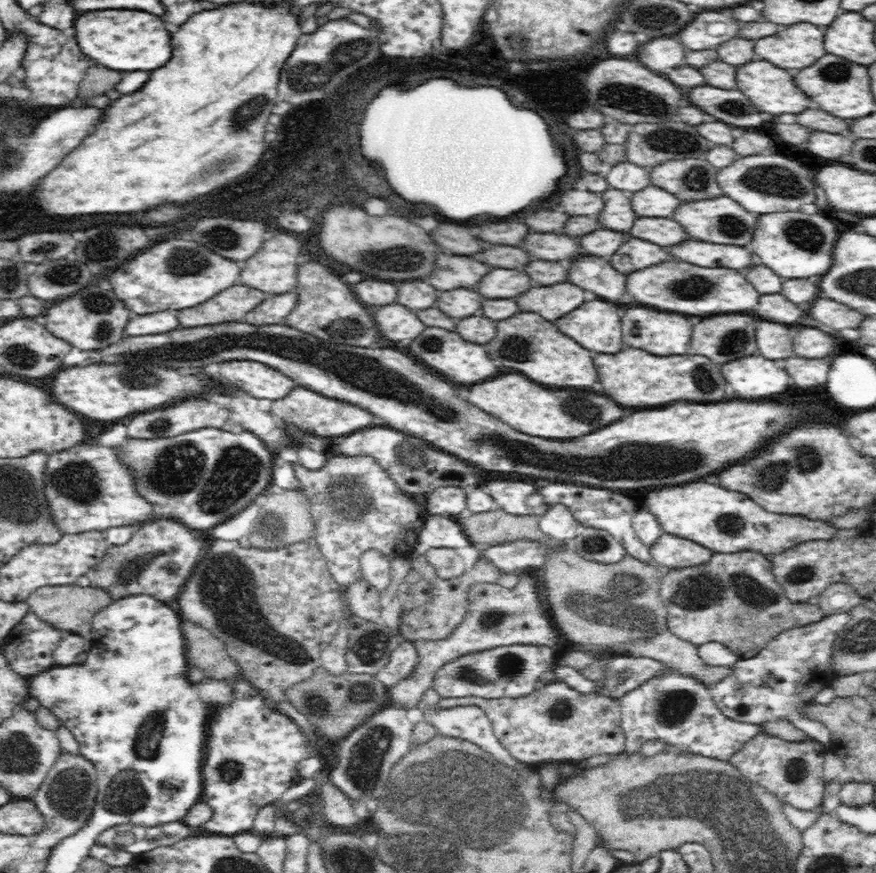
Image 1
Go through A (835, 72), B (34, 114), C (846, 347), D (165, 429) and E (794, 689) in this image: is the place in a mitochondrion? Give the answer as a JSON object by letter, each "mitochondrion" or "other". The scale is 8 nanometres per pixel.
{"A":"mitochondrion","B":"other","C":"other","D":"mitochondrion","E":"other"}

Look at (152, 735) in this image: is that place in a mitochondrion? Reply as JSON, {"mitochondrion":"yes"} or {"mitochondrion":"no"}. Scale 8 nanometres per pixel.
{"mitochondrion":"yes"}

